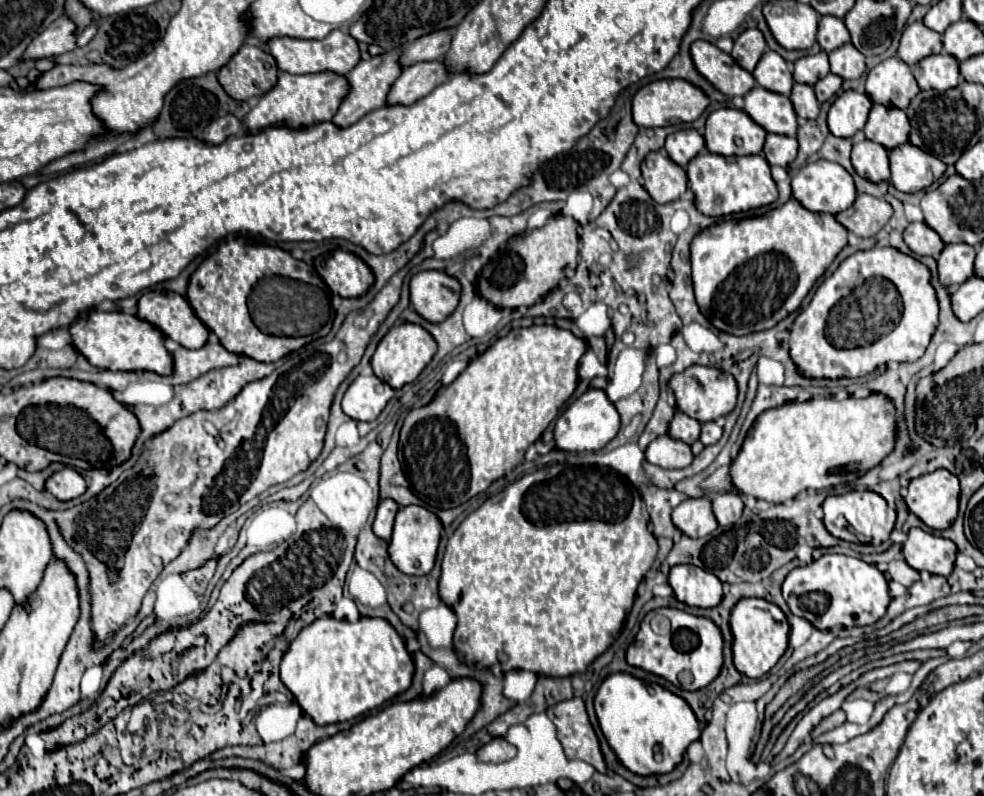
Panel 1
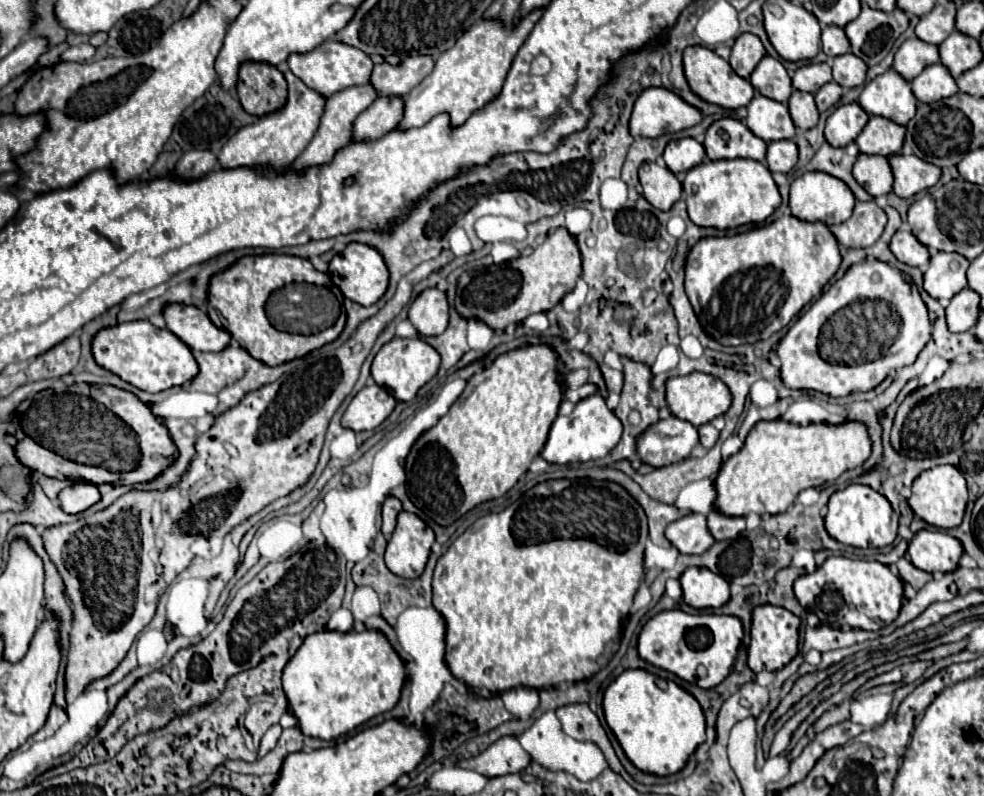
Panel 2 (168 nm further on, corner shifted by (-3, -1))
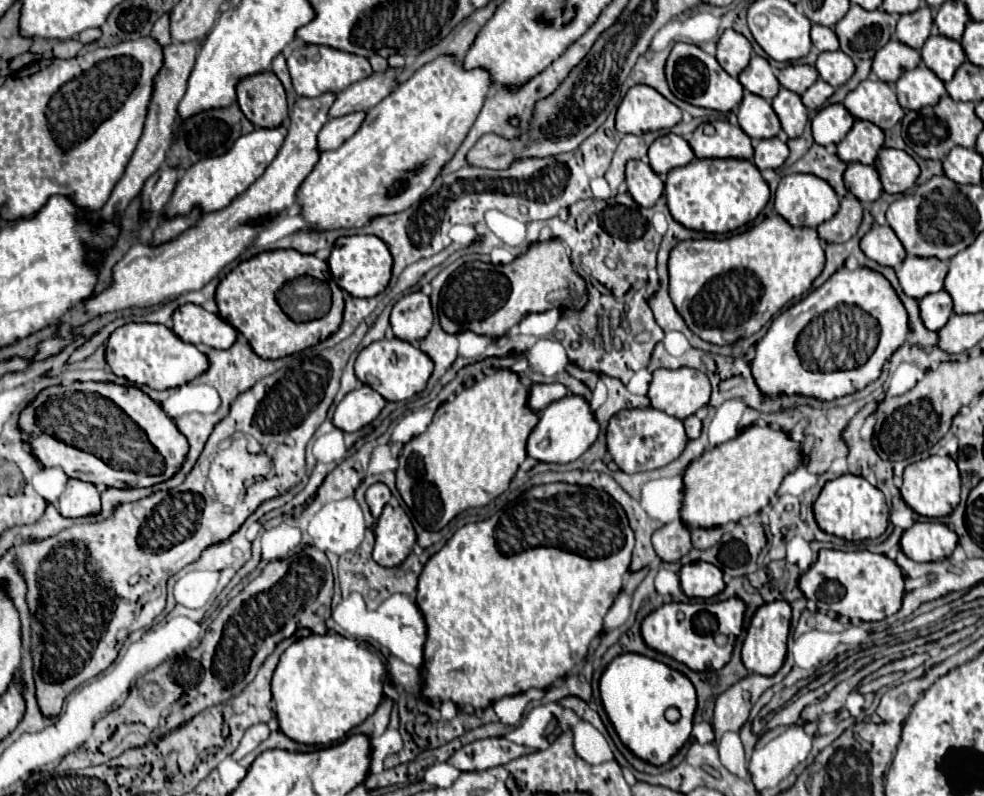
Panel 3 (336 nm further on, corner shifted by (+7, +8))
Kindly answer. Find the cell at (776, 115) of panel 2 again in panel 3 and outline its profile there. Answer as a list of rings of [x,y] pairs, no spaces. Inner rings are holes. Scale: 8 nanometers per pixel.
[[[743,94],[743,102],[737,112],[739,126],[749,138],[763,140],[763,138],[773,138],[781,130],[779,118],[771,104],[765,98],[757,98],[757,94]]]

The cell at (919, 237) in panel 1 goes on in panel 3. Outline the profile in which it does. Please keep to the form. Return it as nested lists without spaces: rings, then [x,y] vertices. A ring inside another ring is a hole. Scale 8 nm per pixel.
[[[873,226],[863,240],[859,242],[863,254],[881,264],[881,266],[889,266],[889,268],[897,268],[901,266],[901,262],[905,260],[905,248],[901,246],[899,238],[893,234],[893,230],[889,230],[889,226]]]

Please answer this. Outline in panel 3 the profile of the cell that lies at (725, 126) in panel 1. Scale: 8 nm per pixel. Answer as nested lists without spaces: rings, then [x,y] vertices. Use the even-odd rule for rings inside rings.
[[[713,122],[715,134],[707,136],[703,134],[703,126],[699,126],[693,132],[693,138],[689,140],[689,146],[693,148],[695,156],[701,158],[741,158],[751,160],[753,158],[753,146],[751,138],[739,128],[731,126],[729,122]]]

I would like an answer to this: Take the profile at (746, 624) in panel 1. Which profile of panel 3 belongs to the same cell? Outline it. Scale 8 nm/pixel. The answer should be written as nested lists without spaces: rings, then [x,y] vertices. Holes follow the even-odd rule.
[[[771,602],[761,606],[753,616],[747,638],[743,642],[743,664],[747,670],[763,676],[773,676],[783,666],[787,654],[787,638],[789,638],[789,624],[791,624],[791,606],[789,602]]]

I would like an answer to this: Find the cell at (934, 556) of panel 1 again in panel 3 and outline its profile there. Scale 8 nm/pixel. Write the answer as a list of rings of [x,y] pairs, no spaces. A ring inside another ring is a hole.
[[[915,522],[901,536],[903,552],[915,562],[937,562],[951,556],[957,534],[941,522]]]

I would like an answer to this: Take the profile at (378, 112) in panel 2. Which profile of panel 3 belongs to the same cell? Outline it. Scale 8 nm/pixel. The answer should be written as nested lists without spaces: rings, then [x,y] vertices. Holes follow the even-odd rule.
[[[365,112],[347,114],[345,118],[331,118],[321,128],[321,132],[317,134],[317,148],[319,148],[319,152],[337,150],[347,138],[351,138],[359,130],[363,118],[365,118]]]

